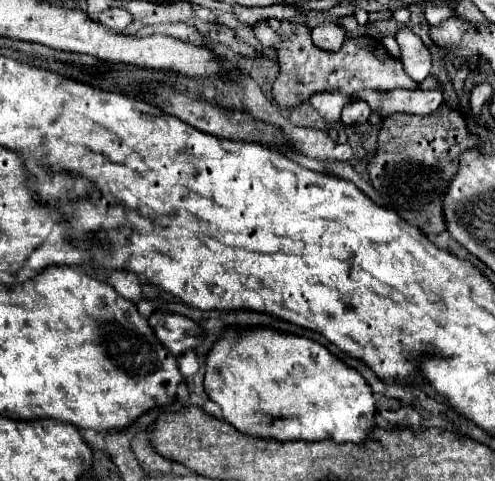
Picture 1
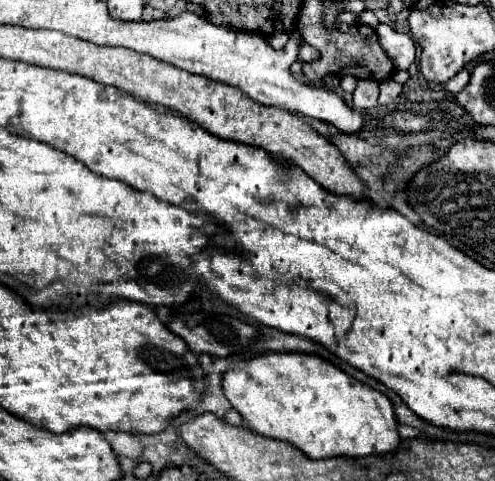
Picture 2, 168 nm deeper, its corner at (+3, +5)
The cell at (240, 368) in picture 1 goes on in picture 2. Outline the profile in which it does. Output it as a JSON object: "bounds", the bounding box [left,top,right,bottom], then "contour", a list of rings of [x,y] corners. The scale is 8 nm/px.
{"bounds":[223,352,399,458],"contour":[[[267,352],[245,360],[235,360],[223,372],[223,394],[231,406],[241,414],[245,424],[261,436],[283,440],[297,446],[301,452],[313,458],[325,456],[369,456],[395,452],[399,434],[395,430],[395,414],[391,400],[373,390],[371,386],[357,384],[335,364],[323,360],[317,354],[303,352]]]}

